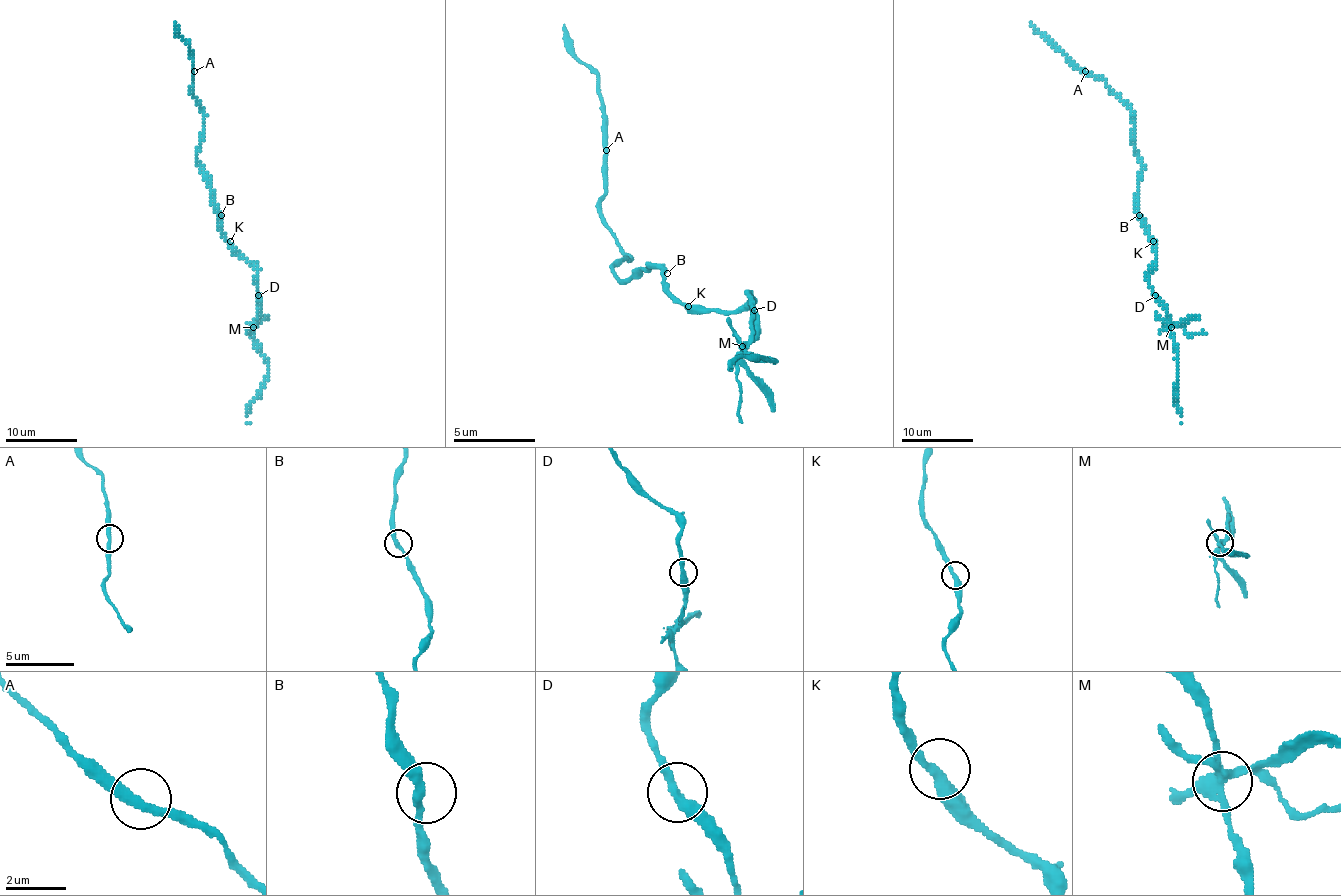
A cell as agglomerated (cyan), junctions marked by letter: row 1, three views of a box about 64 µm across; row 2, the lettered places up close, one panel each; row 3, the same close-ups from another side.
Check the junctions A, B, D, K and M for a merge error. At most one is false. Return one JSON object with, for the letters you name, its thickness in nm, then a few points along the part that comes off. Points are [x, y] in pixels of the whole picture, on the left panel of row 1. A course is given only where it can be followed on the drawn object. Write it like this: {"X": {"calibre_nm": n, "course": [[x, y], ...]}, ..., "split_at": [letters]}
{"M": {"calibre_nm": 280}, "split_at": ["M"]}

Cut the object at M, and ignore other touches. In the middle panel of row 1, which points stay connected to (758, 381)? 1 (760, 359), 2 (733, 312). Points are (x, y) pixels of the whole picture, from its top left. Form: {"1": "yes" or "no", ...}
{"1": "no", "2": "no"}

